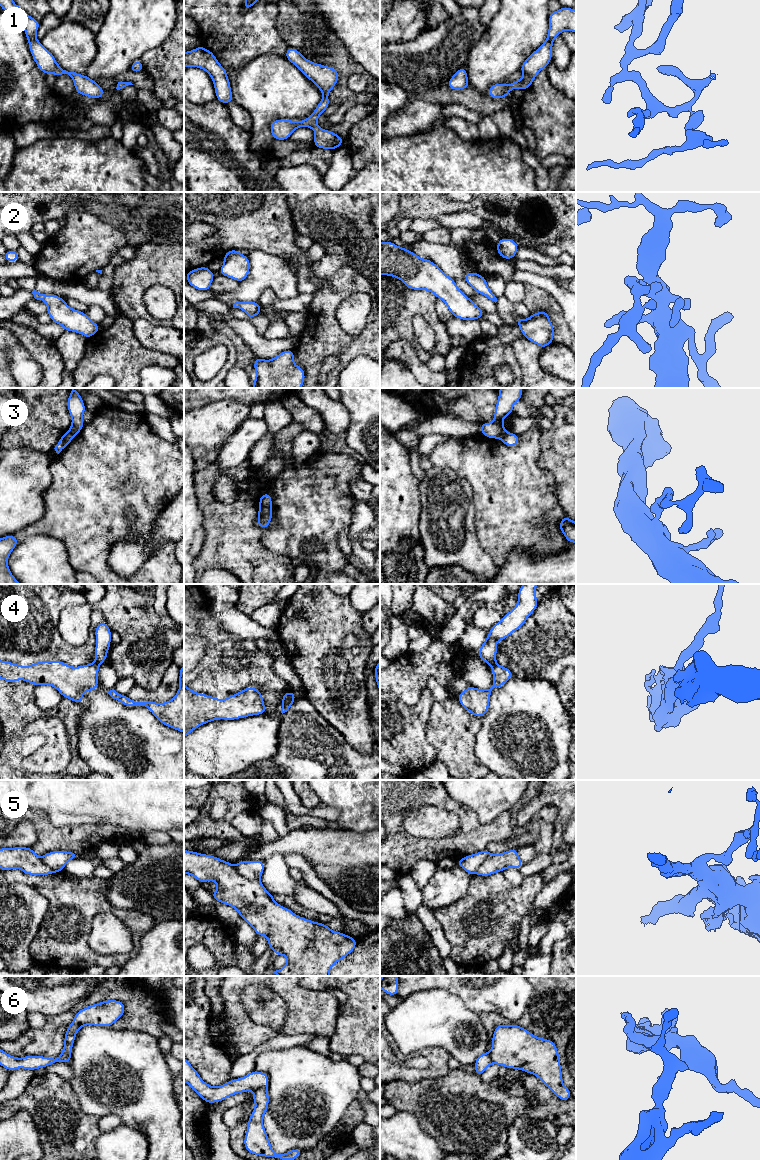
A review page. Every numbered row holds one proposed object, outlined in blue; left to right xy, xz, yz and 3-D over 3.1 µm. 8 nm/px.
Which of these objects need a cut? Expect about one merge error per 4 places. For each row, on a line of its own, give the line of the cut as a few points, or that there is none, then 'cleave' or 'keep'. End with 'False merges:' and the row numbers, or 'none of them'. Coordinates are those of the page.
1: cut none; keep
2: cut none; keep
3: cut xz (260, 505), (270, 509); cleave
4: cut yz (495, 662), (491, 665); cleave
5: cut xz (234, 866), (242, 876), (259, 881); cleave
6: cut xy (58, 1057), (65, 1062), (70, 1061); cleave
False merges: 3, 4, 5, 6

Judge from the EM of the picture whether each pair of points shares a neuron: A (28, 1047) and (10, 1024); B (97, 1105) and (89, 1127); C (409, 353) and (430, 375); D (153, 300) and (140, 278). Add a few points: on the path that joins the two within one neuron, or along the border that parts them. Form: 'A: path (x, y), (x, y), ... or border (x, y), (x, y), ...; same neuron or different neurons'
A: border (30, 1028), (10, 1041); different neurons
B: border (77, 1098), (80, 1108), (84, 1112), (99, 1117); different neurons
C: path (411, 359), (424, 372); same neuron
D: border (171, 289), (151, 285), (143, 295), (147, 311); different neurons

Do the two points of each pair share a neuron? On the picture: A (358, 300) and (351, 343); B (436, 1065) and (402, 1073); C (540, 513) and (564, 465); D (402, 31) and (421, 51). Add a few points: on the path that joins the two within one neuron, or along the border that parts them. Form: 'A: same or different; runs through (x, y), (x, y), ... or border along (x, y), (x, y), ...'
A: different; border along (368, 317), (356, 336), (348, 334), (335, 318)
B: same; runs through (428, 1073), (410, 1073)
C: different; border along (539, 466), (552, 474), (555, 496), (561, 506)
D: different; border along (430, 29), (419, 33), (410, 40), (390, 43)

